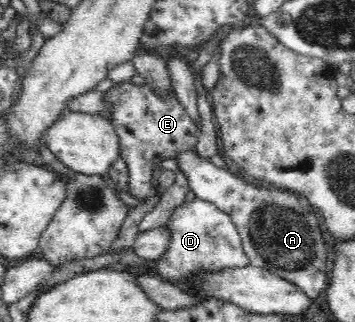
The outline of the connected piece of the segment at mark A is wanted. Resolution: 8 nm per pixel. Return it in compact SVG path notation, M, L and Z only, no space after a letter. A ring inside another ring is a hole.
M194 149L177 154L175 159L196 197L213 203L229 215L240 233L249 265L291 281L313 301L323 289L327 289L327 249L319 228L320 215L305 205L299 195L269 184L267 188L256 187L228 169L201 158Z

